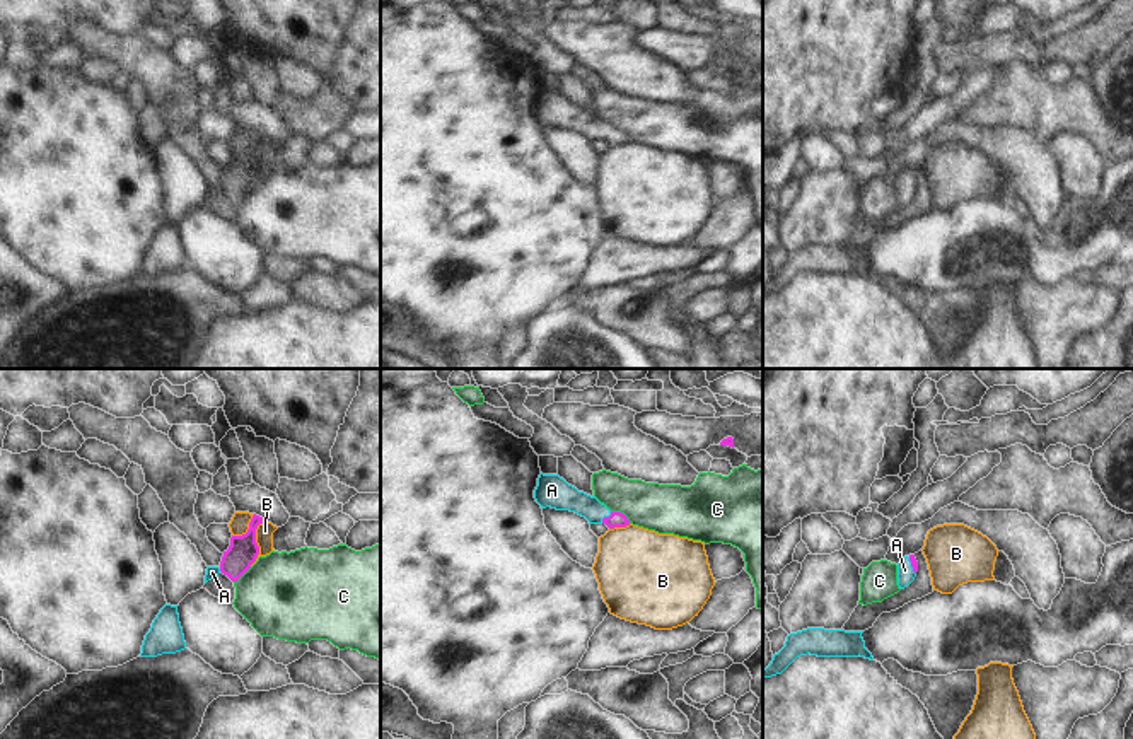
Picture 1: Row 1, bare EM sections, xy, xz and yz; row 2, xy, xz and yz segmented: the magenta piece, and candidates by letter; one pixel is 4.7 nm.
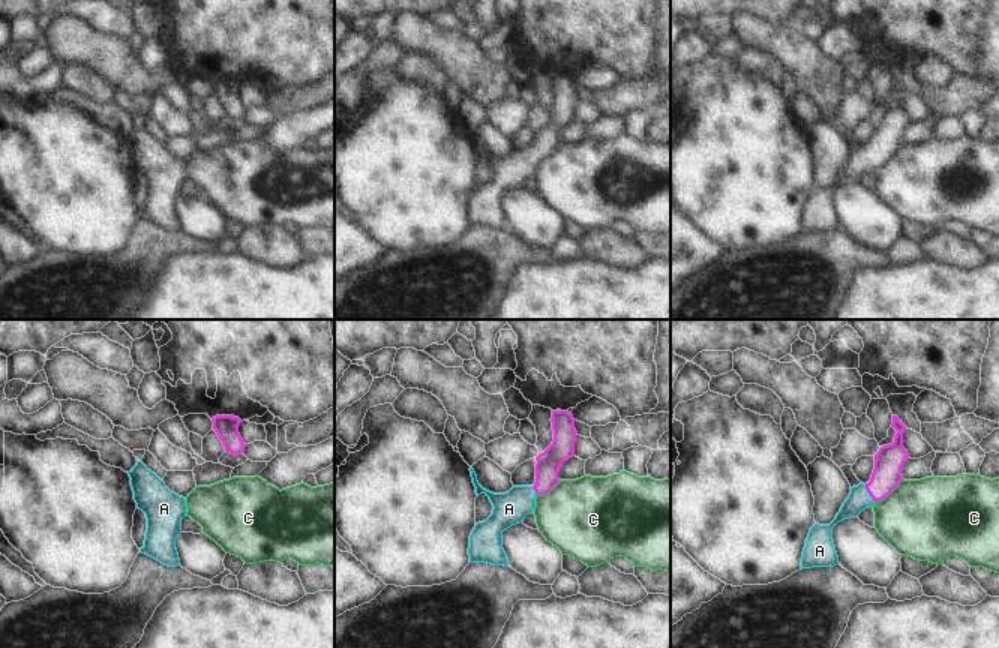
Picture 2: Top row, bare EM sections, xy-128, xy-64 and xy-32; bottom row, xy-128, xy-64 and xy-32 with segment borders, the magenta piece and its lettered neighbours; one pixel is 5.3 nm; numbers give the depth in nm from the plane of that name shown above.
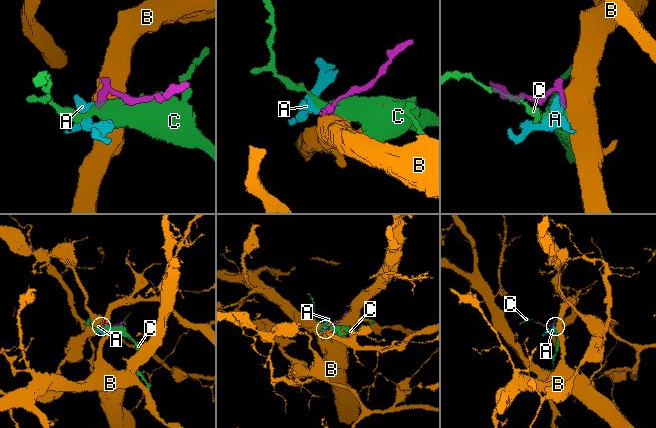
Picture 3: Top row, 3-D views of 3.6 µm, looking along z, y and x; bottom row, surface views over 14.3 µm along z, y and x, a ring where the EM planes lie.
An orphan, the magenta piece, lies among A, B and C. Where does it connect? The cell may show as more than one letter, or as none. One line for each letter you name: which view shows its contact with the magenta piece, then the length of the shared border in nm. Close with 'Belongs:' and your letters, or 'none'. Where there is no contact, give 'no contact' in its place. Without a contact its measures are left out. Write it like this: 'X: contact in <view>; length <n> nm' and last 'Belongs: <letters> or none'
A: contact in xz; length 80 nm
Belongs: A

